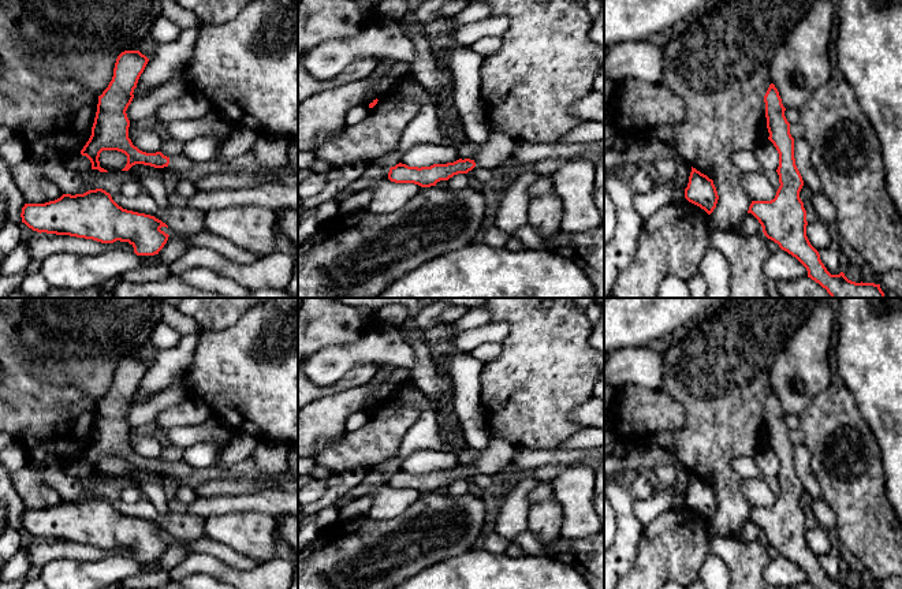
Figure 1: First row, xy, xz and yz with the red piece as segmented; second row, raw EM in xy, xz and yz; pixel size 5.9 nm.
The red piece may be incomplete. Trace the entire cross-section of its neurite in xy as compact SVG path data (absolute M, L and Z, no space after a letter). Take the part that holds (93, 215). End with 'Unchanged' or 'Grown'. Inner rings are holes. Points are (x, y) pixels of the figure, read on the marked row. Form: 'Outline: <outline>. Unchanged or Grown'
Outline: M102 189L75 195L63 194L60 198L45 204L25 204L20 217L22 223L40 234L70 235L101 243L128 242L137 256L159 254L169 236L160 230L161 227L168 228L165 223L150 215L123 209Z. Unchanged

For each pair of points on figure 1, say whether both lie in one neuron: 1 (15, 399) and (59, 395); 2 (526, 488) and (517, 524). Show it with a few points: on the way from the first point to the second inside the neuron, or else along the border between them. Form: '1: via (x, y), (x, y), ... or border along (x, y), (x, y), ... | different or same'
1: via (26, 399), (48, 399) | same
2: via (520, 496), (517, 500), (517, 515) | same

